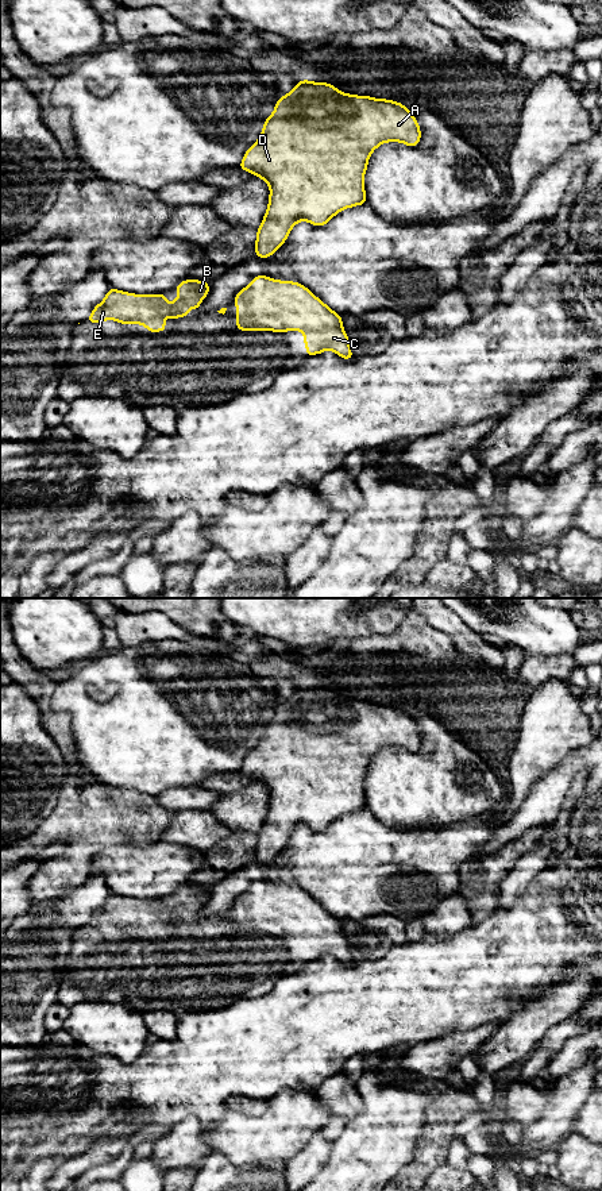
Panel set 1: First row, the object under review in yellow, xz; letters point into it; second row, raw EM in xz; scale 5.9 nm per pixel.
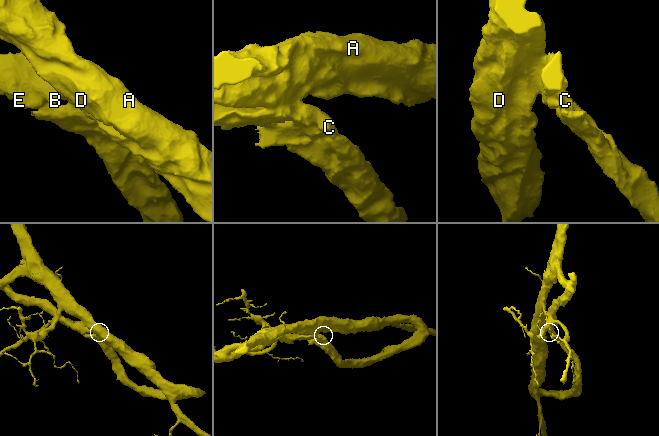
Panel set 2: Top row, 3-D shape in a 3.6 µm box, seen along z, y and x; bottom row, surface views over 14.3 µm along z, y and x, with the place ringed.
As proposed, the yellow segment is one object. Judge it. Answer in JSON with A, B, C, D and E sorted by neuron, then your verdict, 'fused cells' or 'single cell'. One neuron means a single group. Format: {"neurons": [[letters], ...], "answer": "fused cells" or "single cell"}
{"neurons": [["A", "B", "C", "D", "E"]], "answer": "single cell"}

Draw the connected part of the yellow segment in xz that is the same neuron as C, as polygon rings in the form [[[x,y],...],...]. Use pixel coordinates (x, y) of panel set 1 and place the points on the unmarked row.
[[[255,880],[234,907],[236,936],[302,936],[305,961],[331,955],[346,965],[354,963],[341,920],[300,887]]]

